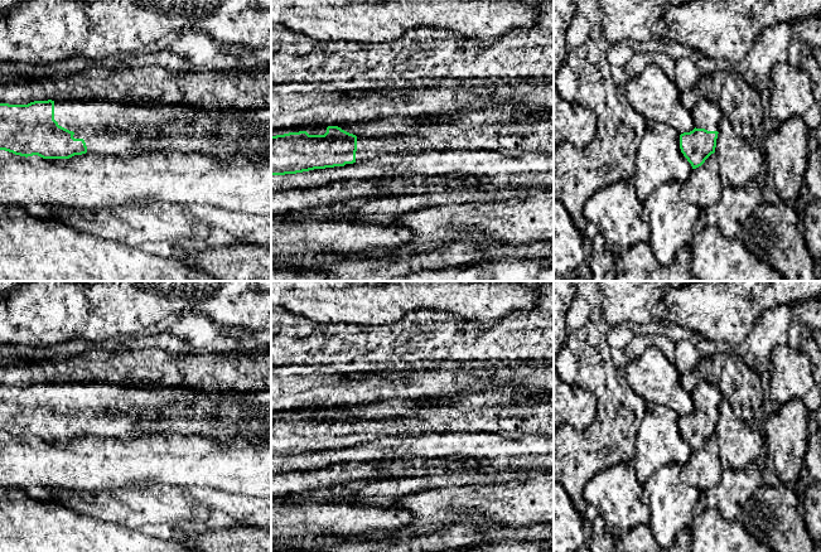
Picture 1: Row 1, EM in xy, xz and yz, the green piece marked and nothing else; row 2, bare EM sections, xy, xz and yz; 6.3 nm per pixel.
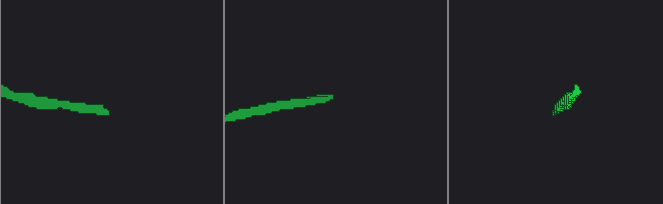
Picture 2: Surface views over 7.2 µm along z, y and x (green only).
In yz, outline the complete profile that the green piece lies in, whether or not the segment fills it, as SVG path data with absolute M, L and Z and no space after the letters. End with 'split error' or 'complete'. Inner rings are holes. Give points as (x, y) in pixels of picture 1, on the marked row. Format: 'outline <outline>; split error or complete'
outline M701 97L691 110L691 115L695 129L680 135L680 149L692 169L696 169L715 152L723 113L715 102Z; split error

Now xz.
outline M554 118L475 126L434 121L407 134L373 139L357 137L338 126L328 126L324 135L276 135L271 136L271 175L344 166L388 154L479 149L511 155L554 152Z; split error

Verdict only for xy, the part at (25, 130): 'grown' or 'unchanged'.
grown

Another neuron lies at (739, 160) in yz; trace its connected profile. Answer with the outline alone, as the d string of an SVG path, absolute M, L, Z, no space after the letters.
M725 116L718 132L715 154L723 181L740 187L757 180L766 161L762 147L742 139Z

